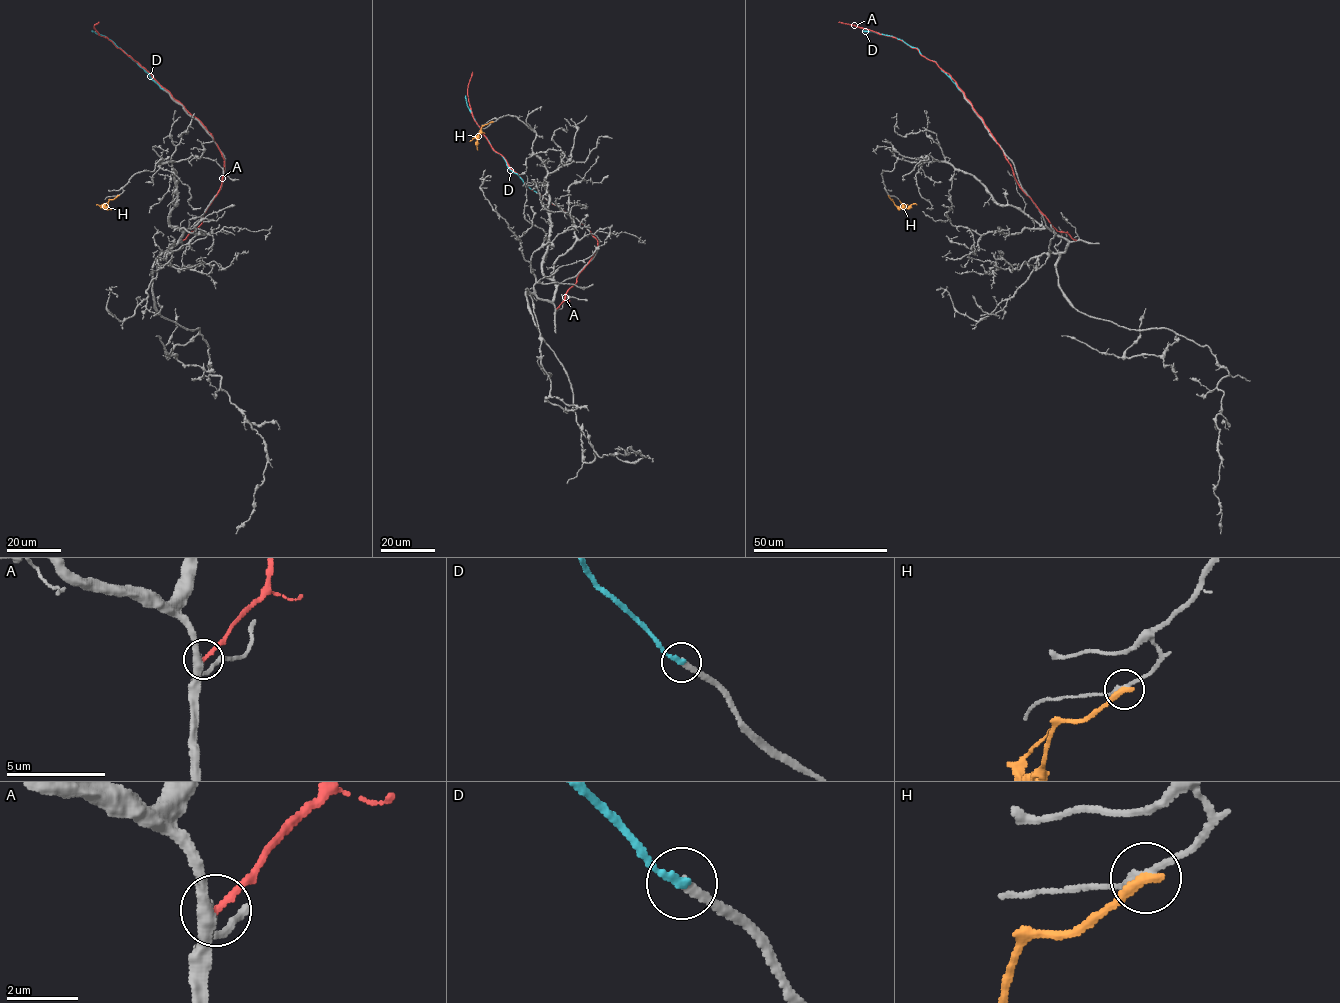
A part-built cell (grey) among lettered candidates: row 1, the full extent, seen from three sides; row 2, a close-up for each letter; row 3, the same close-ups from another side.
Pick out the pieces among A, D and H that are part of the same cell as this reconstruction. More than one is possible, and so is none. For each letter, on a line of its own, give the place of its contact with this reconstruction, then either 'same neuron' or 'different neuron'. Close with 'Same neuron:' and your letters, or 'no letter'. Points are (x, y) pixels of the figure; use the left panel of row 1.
A: contact (182, 240); different neuron
D: contact (163, 89); different neuron
H: contact (118, 195); different neuron
Same neuron: no letter

